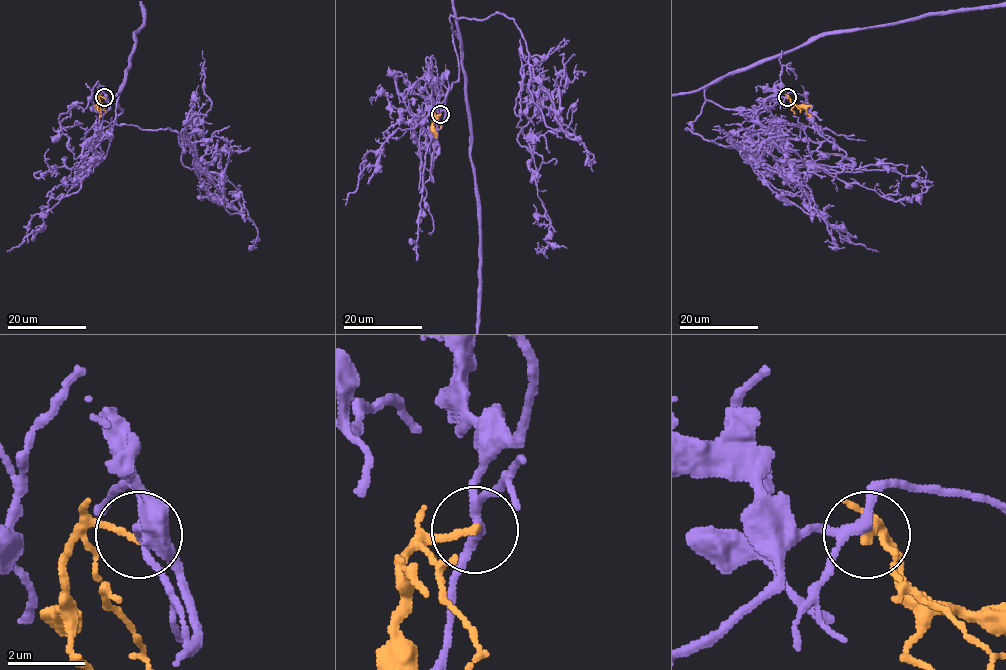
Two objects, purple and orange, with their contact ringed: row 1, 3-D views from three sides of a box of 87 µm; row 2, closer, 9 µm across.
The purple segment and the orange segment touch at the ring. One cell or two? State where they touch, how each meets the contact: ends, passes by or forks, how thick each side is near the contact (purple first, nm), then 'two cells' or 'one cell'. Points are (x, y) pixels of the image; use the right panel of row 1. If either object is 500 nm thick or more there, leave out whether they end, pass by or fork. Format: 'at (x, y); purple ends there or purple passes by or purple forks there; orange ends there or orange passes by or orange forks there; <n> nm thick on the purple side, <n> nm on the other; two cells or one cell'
at (787, 97); purple forks there; orange ends there; 180 nm thick on the purple side, 190 nm on the other; two cells

